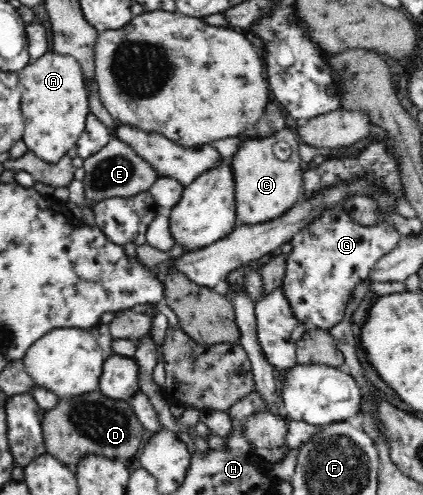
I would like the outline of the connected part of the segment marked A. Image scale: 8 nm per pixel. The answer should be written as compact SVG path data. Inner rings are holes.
M52 51L31 61L19 71L18 77L25 125L22 141L38 158L48 163L56 163L70 149L76 147L90 115L88 86L82 68L76 58Z

